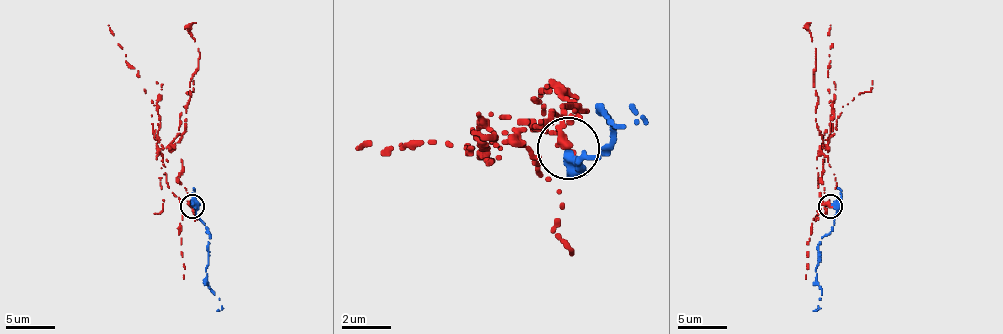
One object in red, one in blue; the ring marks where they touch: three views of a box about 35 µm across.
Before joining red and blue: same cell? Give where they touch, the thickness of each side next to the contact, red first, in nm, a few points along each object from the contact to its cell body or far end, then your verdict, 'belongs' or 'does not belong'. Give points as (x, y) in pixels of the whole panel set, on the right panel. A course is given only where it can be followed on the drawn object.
at (830, 206); 400 nm thick on the red side, 360 nm on the other; red runs (830, 205), (822, 200), (817, 188), (817, 159), (827, 149), (817, 129), (815, 55), (807, 26), (810, 23); blue runs (832, 205), (837, 215), (832, 227), (817, 245), (815, 272), (822, 291), (817, 309), (812, 311); does not belong

